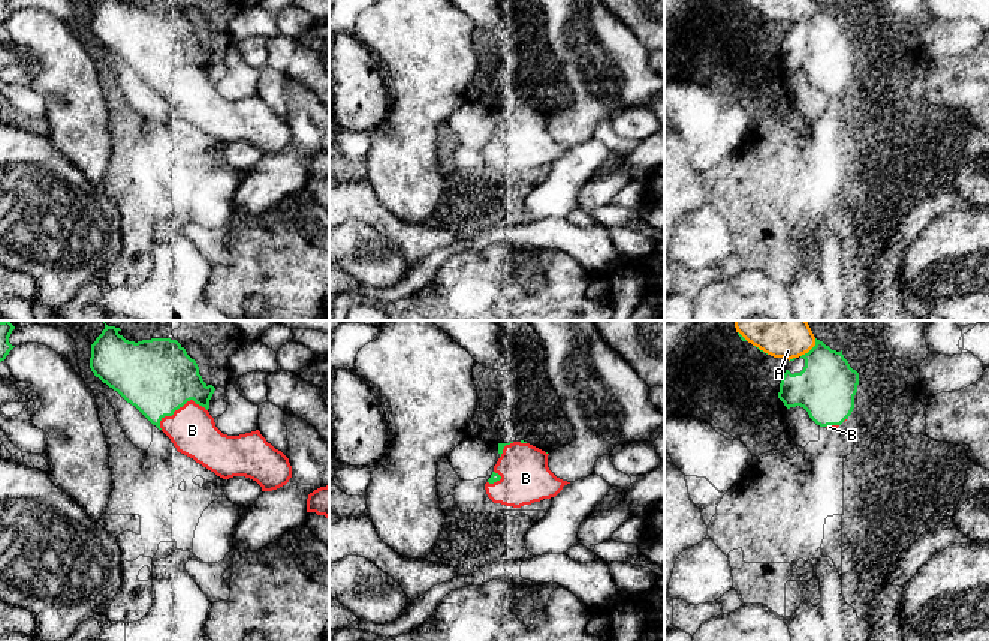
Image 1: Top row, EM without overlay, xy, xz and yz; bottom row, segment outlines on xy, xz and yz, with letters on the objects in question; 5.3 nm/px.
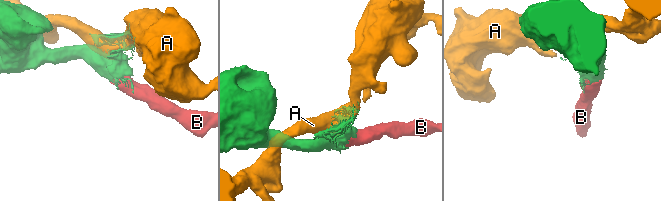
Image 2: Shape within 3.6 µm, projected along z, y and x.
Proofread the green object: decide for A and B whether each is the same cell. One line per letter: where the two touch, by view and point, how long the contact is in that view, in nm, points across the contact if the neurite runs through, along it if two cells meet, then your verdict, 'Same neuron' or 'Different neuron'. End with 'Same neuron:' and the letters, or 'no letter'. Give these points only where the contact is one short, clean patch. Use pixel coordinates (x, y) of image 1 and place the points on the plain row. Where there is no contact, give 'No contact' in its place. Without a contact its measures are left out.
A: Touches green at yz (811, 14). Shared border 130 nm. Different neuron
B: Touches green at xy (180, 71). Shared border 280 nm. Same neuron
Same neuron: B

